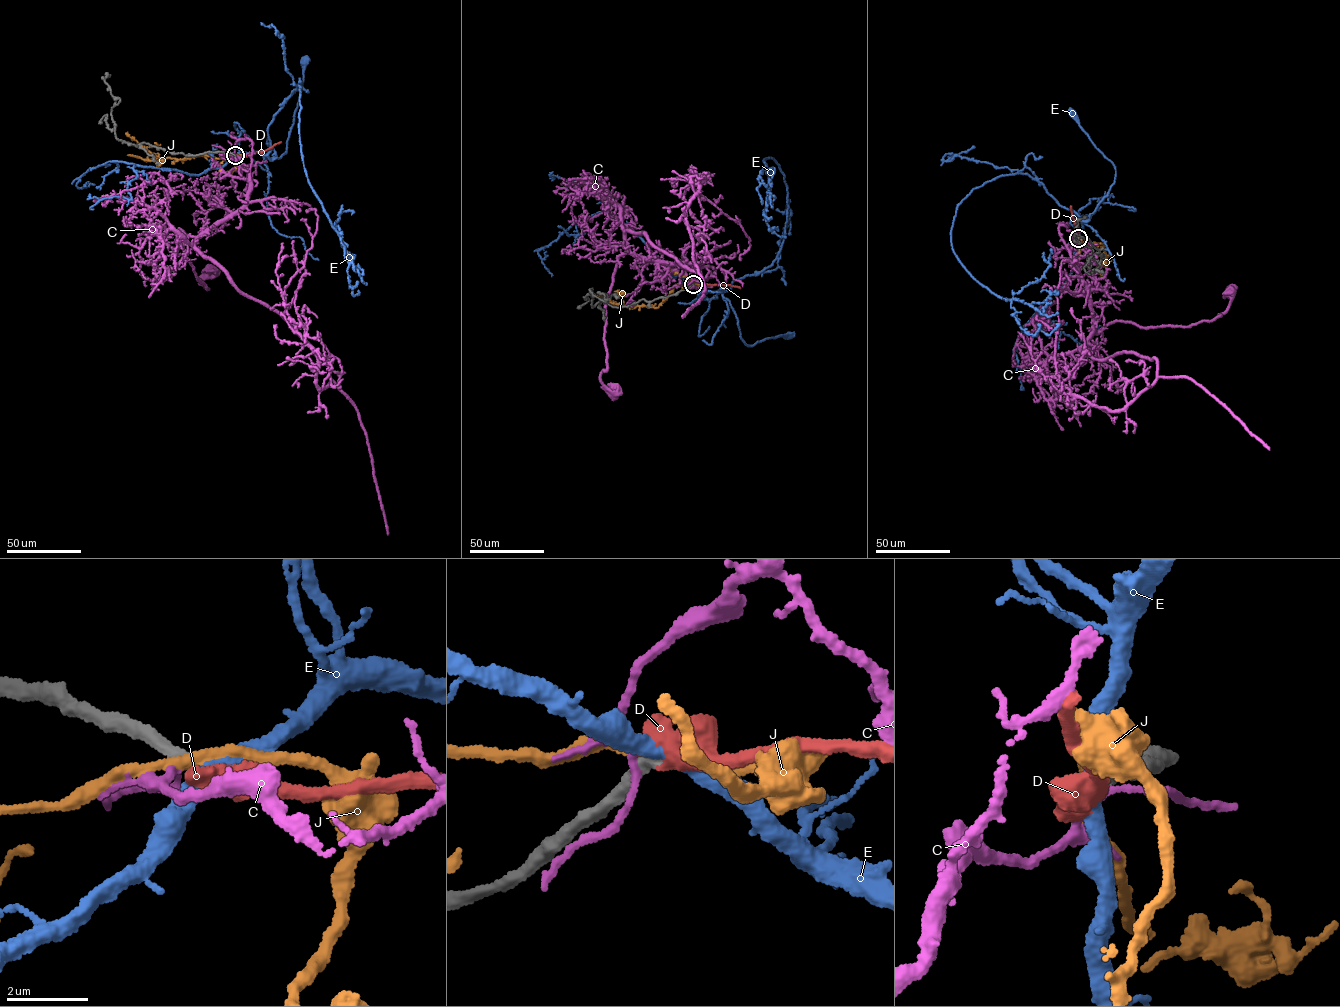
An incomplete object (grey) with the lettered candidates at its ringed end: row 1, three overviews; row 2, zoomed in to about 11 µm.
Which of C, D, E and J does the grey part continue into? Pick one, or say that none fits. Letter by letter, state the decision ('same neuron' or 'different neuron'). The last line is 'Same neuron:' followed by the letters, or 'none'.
C: different neuron
D: same neuron
E: different neuron
J: different neuron
Same neuron: D

